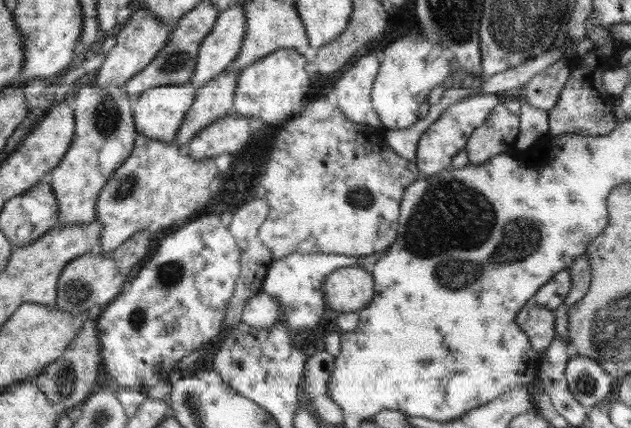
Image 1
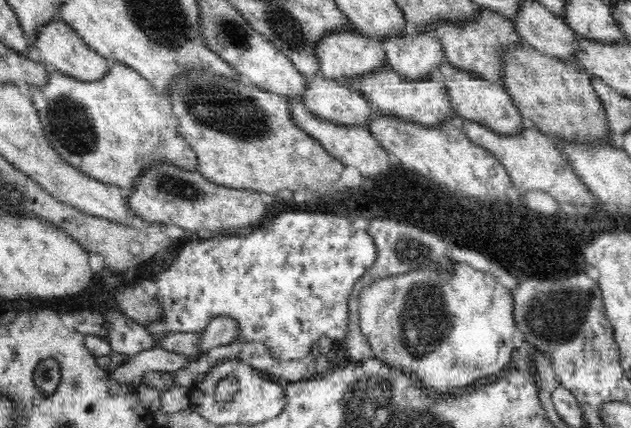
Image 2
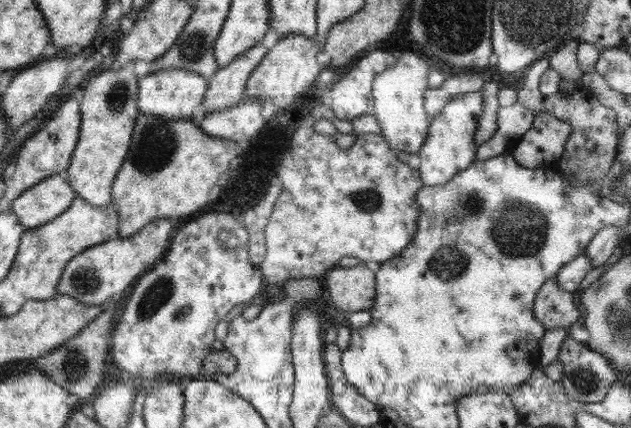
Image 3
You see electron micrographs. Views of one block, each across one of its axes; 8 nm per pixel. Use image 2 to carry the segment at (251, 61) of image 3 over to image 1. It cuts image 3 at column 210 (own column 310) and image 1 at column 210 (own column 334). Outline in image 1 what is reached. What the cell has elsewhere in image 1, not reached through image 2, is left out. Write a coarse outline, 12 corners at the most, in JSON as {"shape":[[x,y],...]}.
{"shape":[[240,69],[197,89],[173,140],[185,147],[206,125],[234,112]]}

